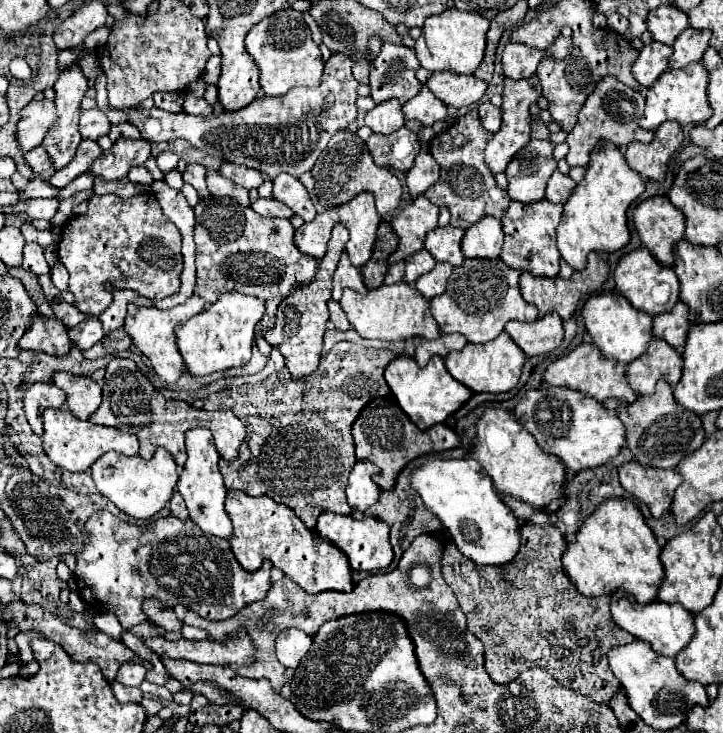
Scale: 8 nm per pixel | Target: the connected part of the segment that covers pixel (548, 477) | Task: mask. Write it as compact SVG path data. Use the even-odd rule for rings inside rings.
M486 408L476 422L476 450L474 458L494 480L504 496L514 496L534 508L544 508L562 496L566 482L566 468L560 458L542 452L536 440L520 426L520 422L502 408Z

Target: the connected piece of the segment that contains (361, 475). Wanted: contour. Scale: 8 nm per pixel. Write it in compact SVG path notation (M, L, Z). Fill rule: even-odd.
M358 460L350 472L346 496L352 510L364 512L370 504L378 500L378 486L372 482L372 474L376 474L378 468L372 466L366 460Z

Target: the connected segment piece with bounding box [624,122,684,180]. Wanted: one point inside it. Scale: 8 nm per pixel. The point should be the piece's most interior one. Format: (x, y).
(650, 160)

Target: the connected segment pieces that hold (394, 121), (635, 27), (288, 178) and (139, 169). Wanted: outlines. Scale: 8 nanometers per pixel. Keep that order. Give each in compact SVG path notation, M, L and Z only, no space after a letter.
M386 100L382 104L376 104L370 112L366 112L364 124L372 128L376 134L396 132L398 128L404 126L404 114L400 110L400 102Z
M631 13L628 17L628 20L629 29L628 34L626 34L627 40L632 40L632 38L640 36L640 34L643 34L647 30L645 21L638 15Z
M278 174L274 178L274 192L272 192L272 196L276 200L284 202L294 214L304 218L306 222L310 222L316 216L316 208L314 208L312 200L310 200L308 190L292 174Z
M140 165L134 166L134 168L128 172L128 180L130 180L130 182L146 184L146 186L148 186L148 184L152 184L154 178L148 174L148 170L146 170L143 165Z

